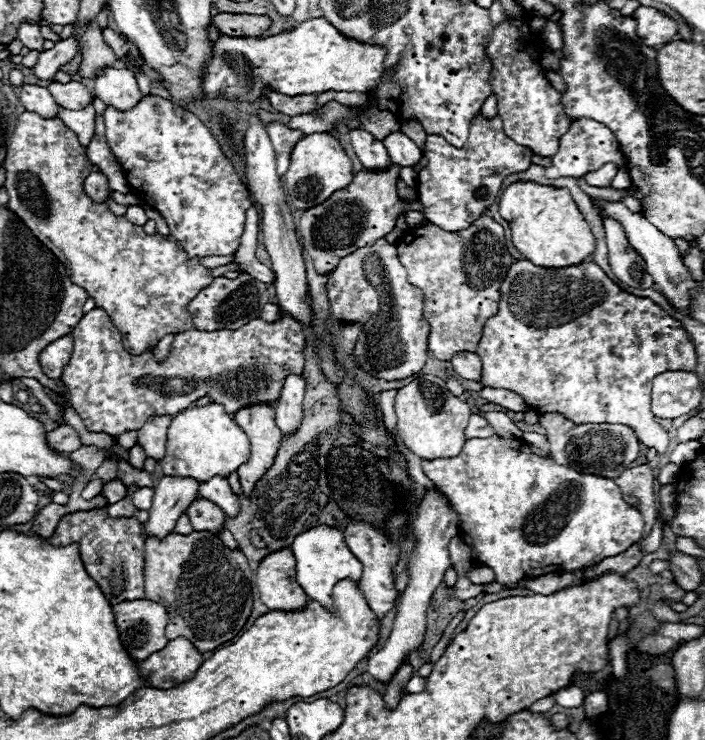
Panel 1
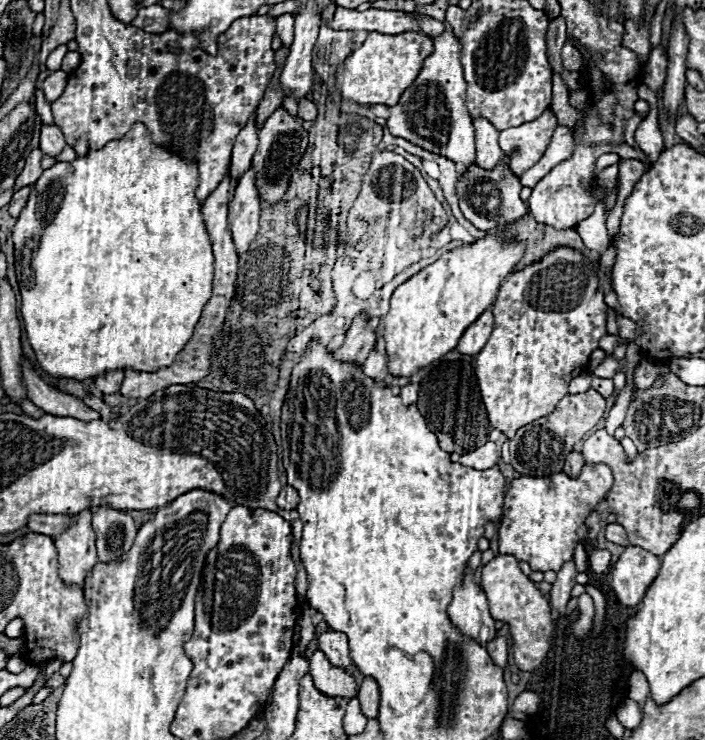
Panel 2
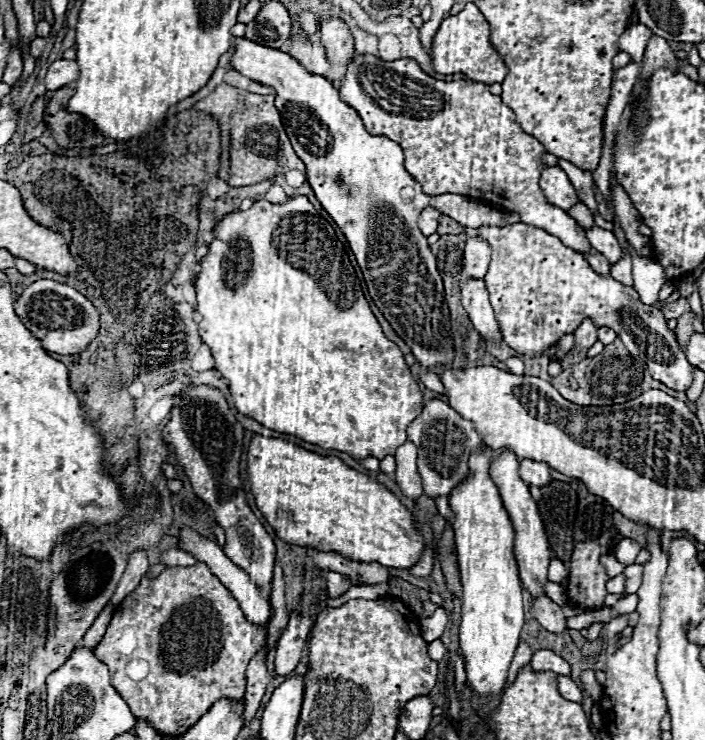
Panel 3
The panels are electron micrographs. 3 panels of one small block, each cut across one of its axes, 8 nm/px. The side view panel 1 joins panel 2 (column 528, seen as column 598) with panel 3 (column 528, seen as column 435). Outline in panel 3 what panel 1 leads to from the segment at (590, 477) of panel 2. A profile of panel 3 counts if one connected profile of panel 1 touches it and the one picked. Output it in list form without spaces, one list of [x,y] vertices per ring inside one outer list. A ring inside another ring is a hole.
[[[522,460],[520,462],[520,478],[530,484],[530,486],[546,486],[550,478],[550,468],[544,462],[534,462],[534,460]]]

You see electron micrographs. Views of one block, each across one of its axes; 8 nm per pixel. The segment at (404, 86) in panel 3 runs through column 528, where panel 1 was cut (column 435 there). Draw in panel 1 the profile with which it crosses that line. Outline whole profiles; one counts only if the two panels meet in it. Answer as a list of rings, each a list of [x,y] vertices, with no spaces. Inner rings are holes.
[[[474,118],[468,142],[462,148],[452,148],[442,136],[428,134],[424,156],[428,164],[418,172],[418,200],[424,206],[424,216],[430,224],[440,226],[446,232],[458,232],[468,228],[482,212],[494,204],[502,180],[512,172],[526,170],[532,162],[532,150],[516,144],[502,130],[502,120]]]

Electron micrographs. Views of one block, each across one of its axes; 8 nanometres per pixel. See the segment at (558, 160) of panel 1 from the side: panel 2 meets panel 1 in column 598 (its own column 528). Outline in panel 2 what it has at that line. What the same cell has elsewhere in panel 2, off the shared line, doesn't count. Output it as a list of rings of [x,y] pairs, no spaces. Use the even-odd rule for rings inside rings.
[[[548,110],[536,122],[528,122],[518,128],[506,130],[504,150],[510,158],[508,164],[516,176],[520,176],[524,170],[534,166],[542,158],[546,146],[552,140],[556,126],[558,126],[556,116]]]

